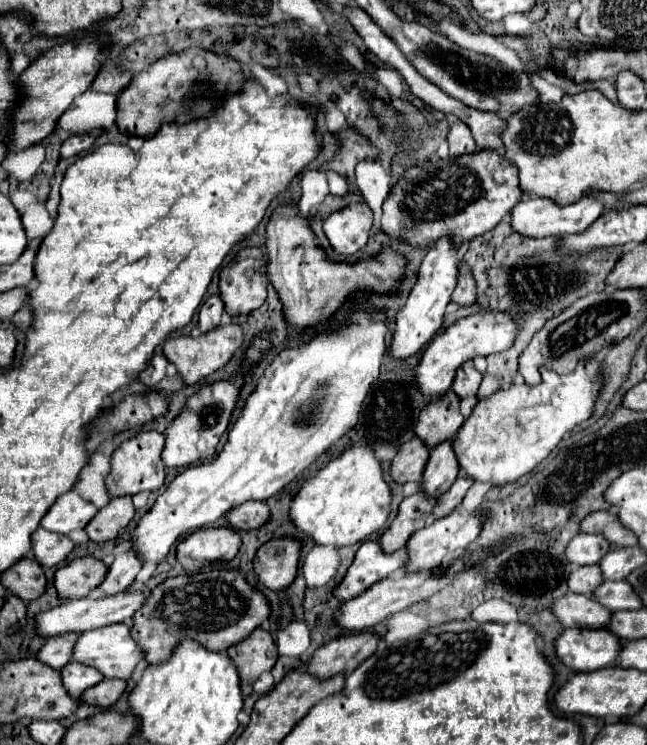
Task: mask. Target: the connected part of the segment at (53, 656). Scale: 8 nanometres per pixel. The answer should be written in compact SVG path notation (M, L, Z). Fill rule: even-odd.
M73 633L49 637L49 639L45 641L45 645L37 651L35 657L37 657L41 663L53 667L55 671L61 671L61 667L65 667L65 663L71 661L75 639L77 639L77 635L73 635Z

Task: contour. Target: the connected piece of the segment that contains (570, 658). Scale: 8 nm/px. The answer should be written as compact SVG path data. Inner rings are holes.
M563 629L555 641L557 659L575 671L595 671L613 665L619 639L607 629Z

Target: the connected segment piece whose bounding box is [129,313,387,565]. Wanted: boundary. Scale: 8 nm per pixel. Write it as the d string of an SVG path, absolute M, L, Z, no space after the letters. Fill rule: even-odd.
M353 313L347 327L339 327L337 333L321 333L309 343L283 349L265 369L255 391L245 401L221 453L213 461L187 467L169 483L169 487L157 497L155 505L131 531L131 551L135 551L143 563L159 565L169 553L171 545L183 533L211 527L229 509L245 501L265 501L267 497L281 491L289 481L293 481L303 469L307 469L319 455L327 451L331 443L335 443L357 425L361 403L365 401L371 383L379 377L379 365L385 353L385 333L385 315L369 317L365 313Z

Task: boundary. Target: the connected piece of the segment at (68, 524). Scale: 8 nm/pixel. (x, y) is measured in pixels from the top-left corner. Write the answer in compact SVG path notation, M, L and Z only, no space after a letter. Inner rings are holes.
M69 491L61 495L51 511L41 519L41 527L53 533L69 535L75 529L83 529L95 513L97 509L89 501L79 497L75 491Z

